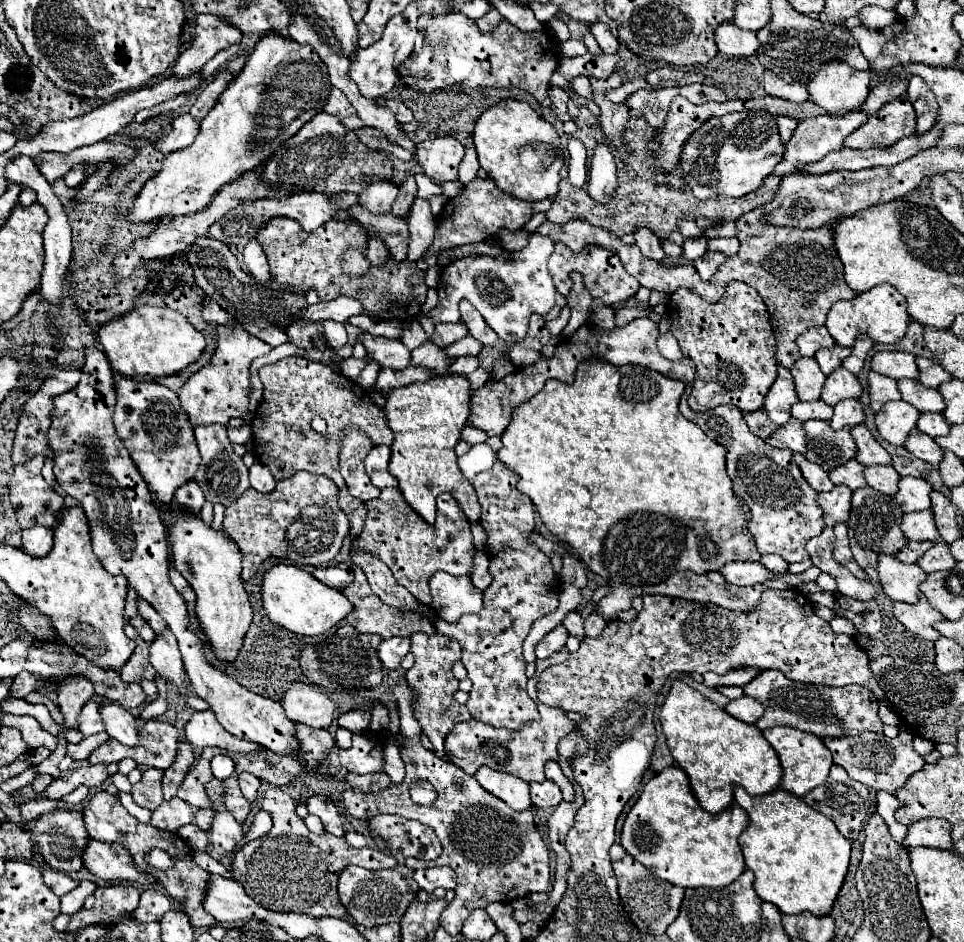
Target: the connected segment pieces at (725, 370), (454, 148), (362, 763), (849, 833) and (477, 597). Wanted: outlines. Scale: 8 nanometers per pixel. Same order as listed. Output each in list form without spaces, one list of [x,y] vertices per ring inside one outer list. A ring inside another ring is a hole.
[[[730,282],[724,296],[710,304],[690,290],[676,290],[668,302],[672,318],[670,332],[680,344],[684,356],[696,364],[694,388],[688,406],[694,412],[706,412],[720,404],[734,404],[742,412],[762,408],[762,398],[776,378],[776,342],[768,310],[754,288],[742,282]],[[730,370],[738,374],[730,374]]]
[[[452,138],[424,140],[416,146],[416,160],[426,176],[434,182],[446,182],[458,178],[458,164],[464,158],[464,146]]]
[[[354,734],[352,736],[352,746],[348,750],[340,750],[340,764],[354,774],[370,774],[370,772],[380,772],[384,766],[384,756],[382,756],[382,742],[376,736],[366,736],[366,734]]]
[[[836,764],[830,768],[830,774],[828,774],[826,782],[822,786],[810,790],[804,796],[804,802],[810,808],[814,808],[814,810],[822,812],[824,816],[828,816],[836,824],[836,828],[842,832],[842,836],[846,836],[848,840],[858,838],[858,834],[860,834],[862,826],[866,824],[866,820],[876,812],[876,792],[870,790],[868,786],[860,784],[860,782],[854,782],[846,774],[846,770],[842,770]]]
[[[436,572],[430,578],[432,608],[446,622],[456,622],[462,614],[476,614],[482,610],[482,592],[468,576],[450,576]]]

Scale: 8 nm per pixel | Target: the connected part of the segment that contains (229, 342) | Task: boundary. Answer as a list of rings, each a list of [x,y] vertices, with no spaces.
[[[238,322],[230,324],[230,328],[218,326],[216,334],[218,334],[216,354],[204,368],[200,368],[186,382],[186,386],[182,386],[178,394],[182,410],[188,414],[188,420],[192,426],[202,426],[202,424],[228,426],[230,418],[250,416],[250,410],[248,410],[250,364],[254,358],[264,356],[272,350],[272,346],[258,340],[256,336],[250,336],[246,330],[242,330]]]

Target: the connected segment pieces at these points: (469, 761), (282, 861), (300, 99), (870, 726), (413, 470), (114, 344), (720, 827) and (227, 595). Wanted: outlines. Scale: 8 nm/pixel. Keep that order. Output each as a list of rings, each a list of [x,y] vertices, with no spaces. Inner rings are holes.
[[[564,646],[554,656],[544,658],[544,660],[536,660],[536,674],[528,680],[528,694],[538,704],[540,720],[526,722],[518,730],[492,728],[492,726],[488,726],[480,720],[474,720],[474,718],[468,722],[462,722],[448,732],[446,742],[444,742],[444,752],[450,758],[450,762],[456,764],[458,768],[462,768],[466,774],[474,774],[480,766],[490,766],[500,772],[510,772],[512,776],[522,778],[526,782],[542,782],[544,780],[544,764],[548,760],[558,760],[558,750],[556,750],[558,740],[562,736],[566,736],[568,732],[572,732],[574,722],[566,718],[566,712],[562,708],[546,706],[536,698],[536,682],[538,682],[538,676],[542,674],[542,670],[546,670],[548,666],[560,664],[566,658],[568,658],[568,648]]]
[[[268,788],[262,798],[262,810],[266,810],[274,826],[262,838],[246,842],[232,860],[232,876],[242,882],[246,894],[260,906],[274,912],[302,912],[314,918],[334,916],[352,922],[344,906],[338,902],[338,874],[349,864],[357,864],[367,870],[394,868],[396,860],[374,848],[352,848],[346,838],[332,834],[312,834],[304,820],[296,814],[296,802],[280,788]]]
[[[278,32],[266,34],[256,44],[254,52],[248,56],[244,70],[228,84],[218,104],[202,120],[202,128],[194,144],[188,146],[186,150],[176,150],[174,154],[168,154],[156,178],[144,184],[142,192],[134,198],[130,220],[132,222],[148,222],[156,218],[166,220],[166,218],[204,210],[224,184],[232,182],[234,178],[242,176],[248,170],[258,168],[284,140],[292,138],[302,124],[314,118],[324,108],[326,98],[330,96],[330,90],[332,90],[332,84],[326,74],[326,64],[318,58],[318,54],[314,54],[310,46],[302,46]]]
[[[764,670],[760,676],[756,676],[752,682],[744,686],[744,694],[756,698],[764,708],[764,716],[756,722],[760,730],[774,728],[774,726],[792,726],[802,732],[810,732],[824,738],[842,738],[862,732],[882,732],[882,722],[878,718],[878,700],[874,694],[870,694],[862,686],[846,686],[846,688],[834,688],[834,686],[818,686],[818,684],[804,684],[804,682],[792,682],[778,670]]]
[[[460,374],[432,376],[428,382],[414,382],[402,388],[392,388],[384,406],[388,426],[394,434],[390,446],[392,456],[388,472],[400,482],[400,492],[406,502],[428,522],[434,522],[436,498],[448,492],[456,498],[460,510],[470,522],[478,522],[480,506],[472,484],[462,478],[456,464],[454,446],[460,440],[460,432],[466,426],[470,414],[470,382]]]
[[[140,306],[106,322],[98,330],[98,342],[104,346],[112,370],[128,378],[172,376],[196,362],[206,350],[204,336],[180,312],[154,306]]]
[[[670,766],[644,788],[622,828],[624,850],[658,878],[682,888],[722,888],[744,872],[738,836],[748,826],[748,814],[736,802],[718,814],[706,812],[694,798],[682,768]]]
[[[162,508],[158,510],[164,524],[168,526],[168,540],[174,550],[174,566],[190,582],[196,594],[194,612],[200,630],[208,636],[210,648],[218,660],[234,662],[244,644],[244,636],[252,624],[252,606],[240,580],[242,554],[234,546],[234,542],[226,538],[224,532],[214,532],[198,516],[184,512],[180,514],[180,518],[174,520],[174,508],[166,512]]]

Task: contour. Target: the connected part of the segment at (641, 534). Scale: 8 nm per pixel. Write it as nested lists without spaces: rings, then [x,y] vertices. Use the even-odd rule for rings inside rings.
[[[586,358],[578,364],[576,378],[572,384],[566,384],[560,380],[548,380],[540,394],[536,394],[528,402],[518,404],[512,414],[514,418],[510,420],[504,434],[500,436],[504,446],[498,452],[498,458],[520,474],[518,490],[532,498],[544,526],[552,534],[556,534],[558,540],[566,542],[594,574],[602,576],[604,580],[610,580],[612,584],[648,586],[648,584],[658,584],[680,570],[706,574],[710,570],[720,570],[726,562],[732,562],[732,560],[746,560],[746,562],[760,560],[754,540],[746,532],[748,514],[742,510],[740,498],[732,492],[732,482],[726,474],[726,448],[710,440],[696,424],[682,418],[678,410],[678,400],[682,392],[684,392],[684,382],[672,380],[650,368],[636,366],[636,364],[614,366],[606,362],[604,358]]]

